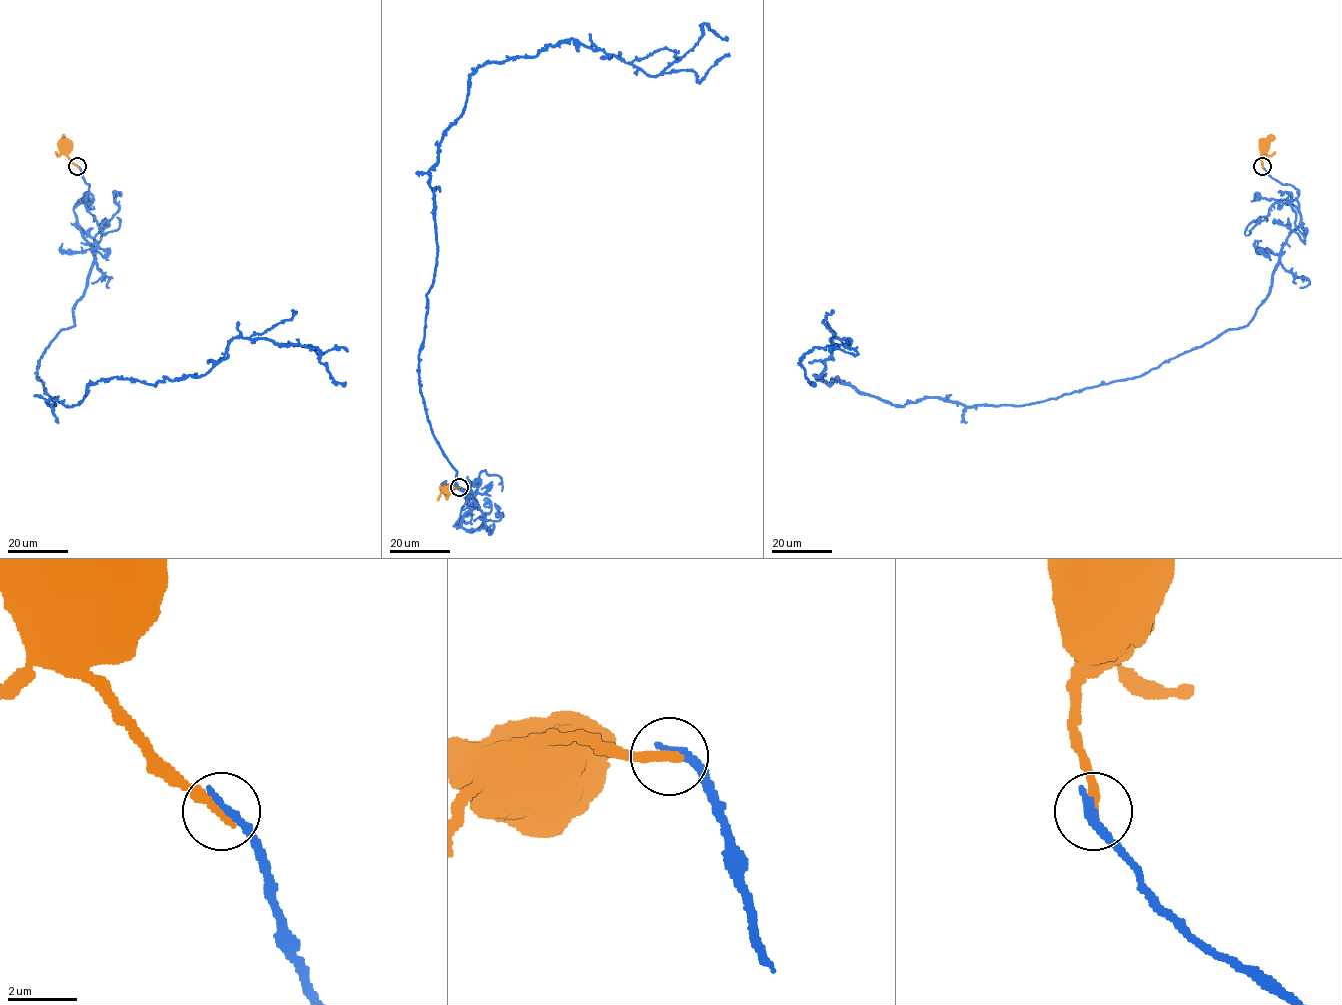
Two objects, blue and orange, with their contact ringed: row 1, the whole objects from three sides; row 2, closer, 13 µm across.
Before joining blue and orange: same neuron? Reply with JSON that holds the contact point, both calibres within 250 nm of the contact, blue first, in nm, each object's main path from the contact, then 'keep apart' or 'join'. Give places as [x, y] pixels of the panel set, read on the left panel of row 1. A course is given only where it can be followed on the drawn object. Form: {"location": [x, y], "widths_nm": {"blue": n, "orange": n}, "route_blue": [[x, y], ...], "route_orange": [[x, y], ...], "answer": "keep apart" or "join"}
{"location": [77, 166], "widths_nm": {"blue": 280, "orange": 320}, "route_blue": [[77, 166], [95, 263], [38, 360], [51, 406], [106, 378], [201, 376], [237, 337], [317, 348], [345, 386]], "route_orange": [[77, 166], [66, 153], [65, 145]], "answer": "keep apart"}

